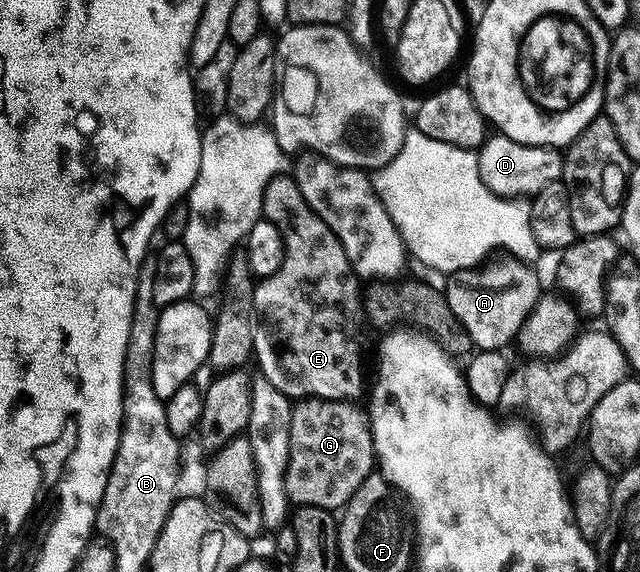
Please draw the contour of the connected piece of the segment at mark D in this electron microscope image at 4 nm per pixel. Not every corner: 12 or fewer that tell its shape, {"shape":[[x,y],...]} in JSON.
{"shape":[[492,136],[482,181],[501,197],[535,195],[563,178],[559,148]]}

